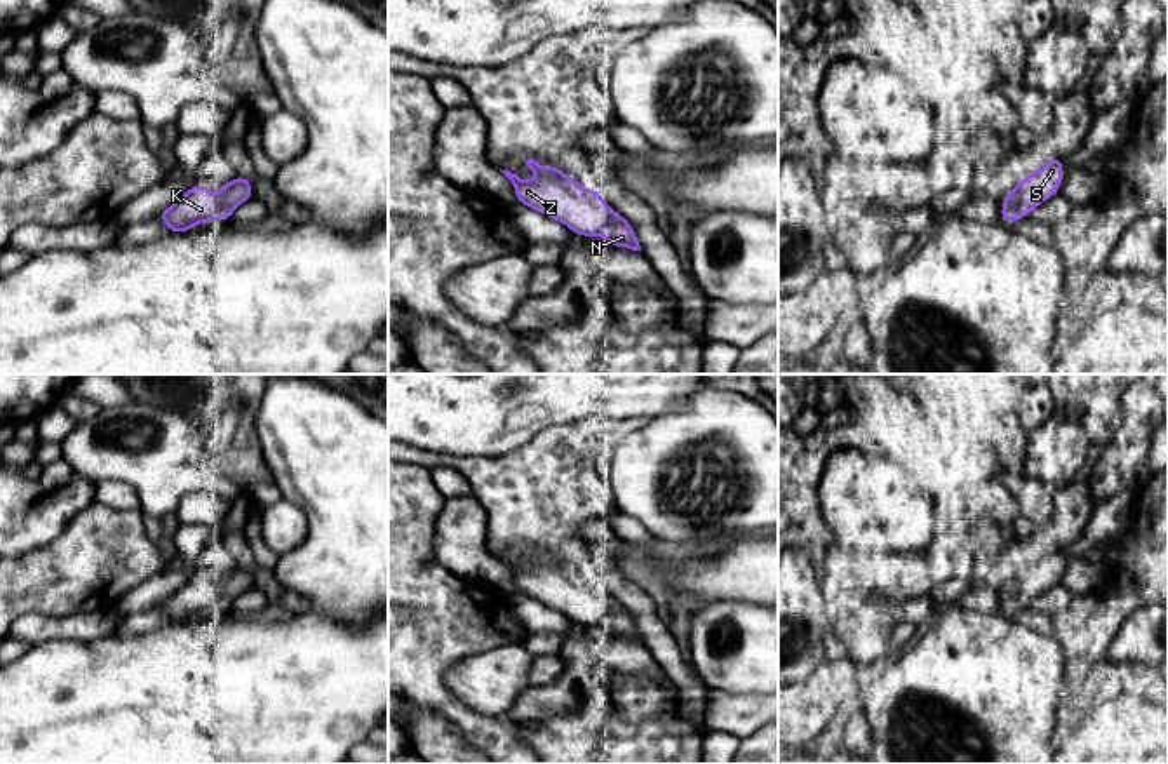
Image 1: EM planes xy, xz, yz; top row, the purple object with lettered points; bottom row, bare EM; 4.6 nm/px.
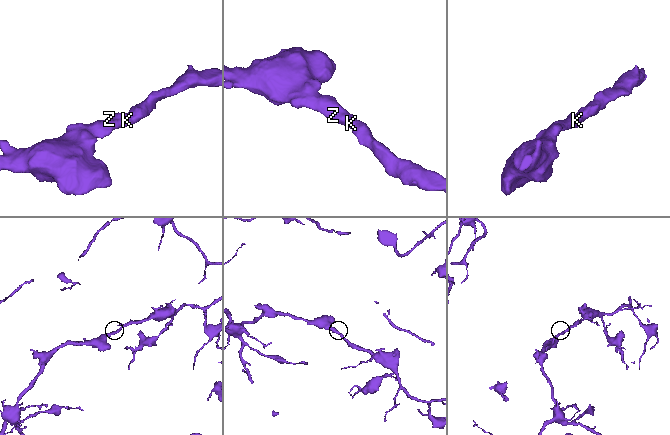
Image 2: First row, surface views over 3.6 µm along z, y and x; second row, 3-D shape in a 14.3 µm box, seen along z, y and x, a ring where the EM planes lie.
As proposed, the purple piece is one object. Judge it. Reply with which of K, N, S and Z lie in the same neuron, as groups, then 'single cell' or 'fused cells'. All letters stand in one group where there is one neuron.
K N S Z; single cell

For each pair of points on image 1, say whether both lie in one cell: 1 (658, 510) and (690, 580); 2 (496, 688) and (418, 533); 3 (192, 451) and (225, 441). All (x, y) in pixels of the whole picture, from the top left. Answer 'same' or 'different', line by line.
1: different
2: different
3: different

